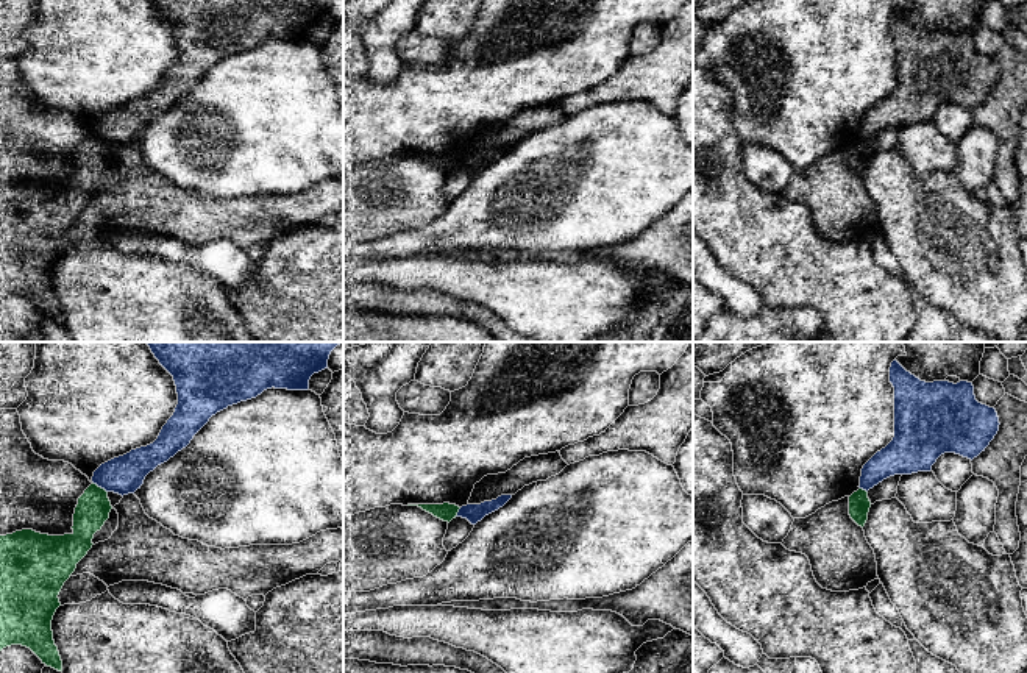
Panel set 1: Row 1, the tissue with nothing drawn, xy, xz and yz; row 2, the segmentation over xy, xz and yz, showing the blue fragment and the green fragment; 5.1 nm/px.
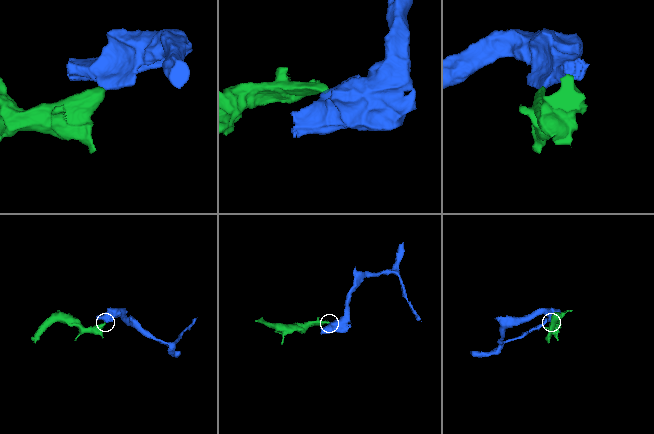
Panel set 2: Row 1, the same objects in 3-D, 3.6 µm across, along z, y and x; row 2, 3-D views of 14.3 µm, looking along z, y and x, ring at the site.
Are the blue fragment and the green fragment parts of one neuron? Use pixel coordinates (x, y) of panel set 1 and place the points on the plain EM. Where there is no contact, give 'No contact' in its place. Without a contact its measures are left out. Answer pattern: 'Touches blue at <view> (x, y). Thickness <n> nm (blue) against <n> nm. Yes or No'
Touches blue at xy (100, 136). Thickness 200 nm (blue) against 170 nm. No

